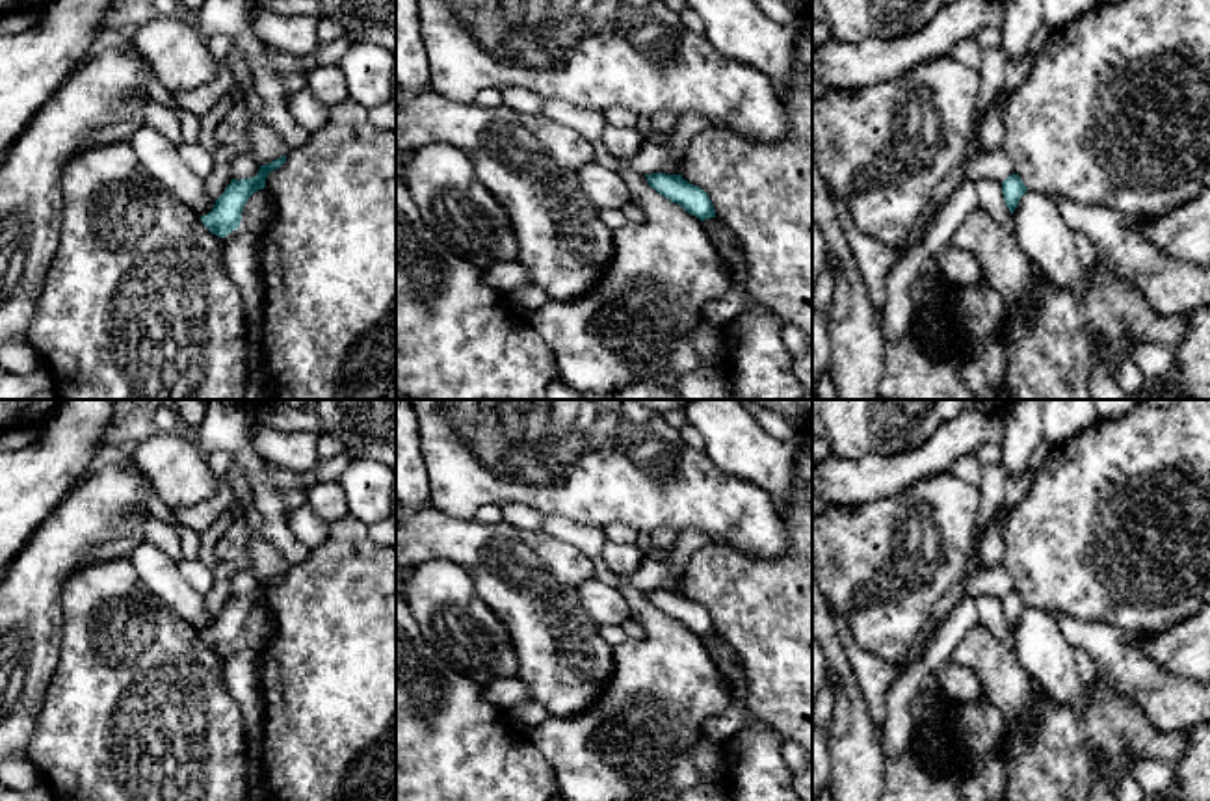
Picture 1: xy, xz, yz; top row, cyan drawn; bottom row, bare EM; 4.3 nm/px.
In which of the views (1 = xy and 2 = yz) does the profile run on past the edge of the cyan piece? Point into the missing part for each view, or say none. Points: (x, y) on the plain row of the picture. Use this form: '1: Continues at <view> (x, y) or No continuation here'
1: No continuation here
2: No continuation here

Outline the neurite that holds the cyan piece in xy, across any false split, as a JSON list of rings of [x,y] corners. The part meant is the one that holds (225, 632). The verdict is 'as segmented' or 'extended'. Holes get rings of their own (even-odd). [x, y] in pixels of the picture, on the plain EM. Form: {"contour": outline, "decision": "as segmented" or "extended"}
{"contour": [[[286,571],[271,580],[260,582],[258,589],[251,595],[232,595],[225,608],[216,615],[214,624],[201,632],[203,641],[216,652],[225,654],[240,643],[242,628],[247,615],[266,604],[266,595],[273,585],[286,578]]], "decision": "as segmented"}

